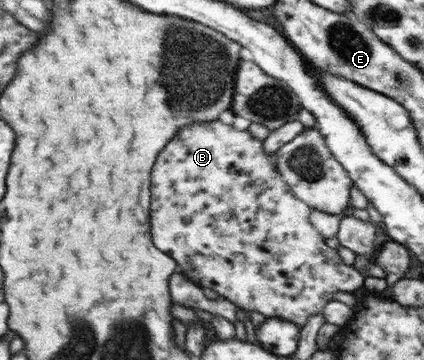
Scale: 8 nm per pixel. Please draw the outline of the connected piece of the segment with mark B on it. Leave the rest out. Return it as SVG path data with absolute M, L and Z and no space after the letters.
M219 120L204 121L204 123L192 123L184 125L180 129L180 137L156 157L156 169L152 169L152 237L156 237L156 245L164 249L164 253L175 258L176 265L180 266L180 272L193 282L198 288L213 289L219 297L231 301L236 307L245 311L261 313L265 318L274 317L302 327L304 323L322 311L325 303L334 297L336 291L353 292L362 287L362 275L356 269L350 269L344 265L336 253L336 249L326 247L324 238L314 226L308 222L310 207L291 192L284 183L280 172L275 168L273 155L263 151L263 141L250 136L247 130L238 131L232 125L226 125Z

